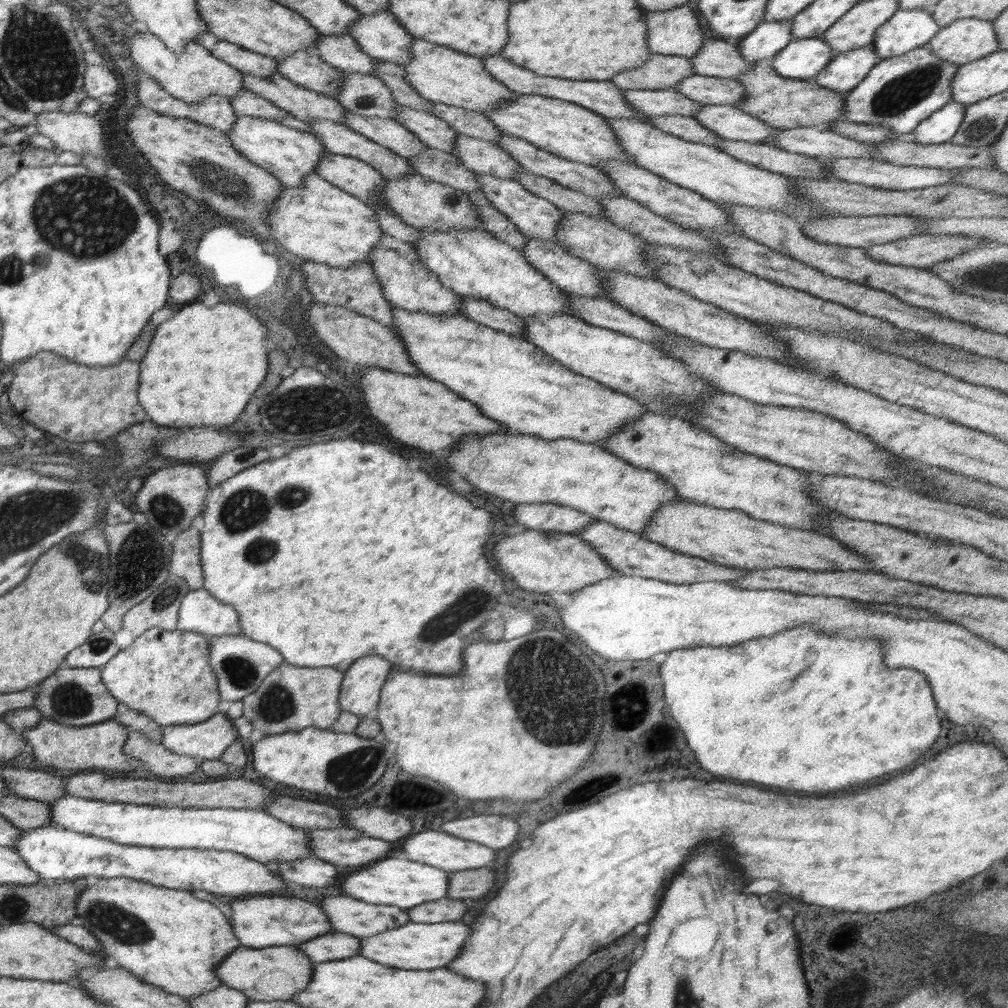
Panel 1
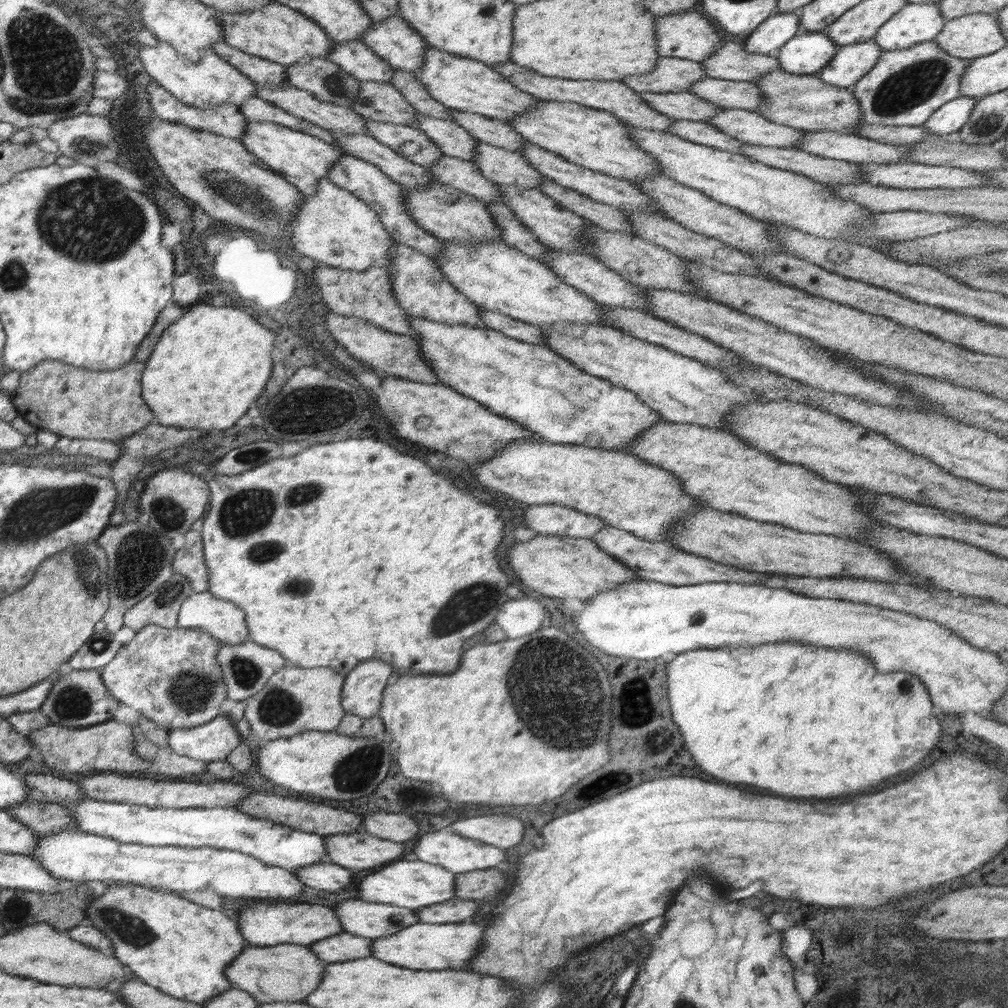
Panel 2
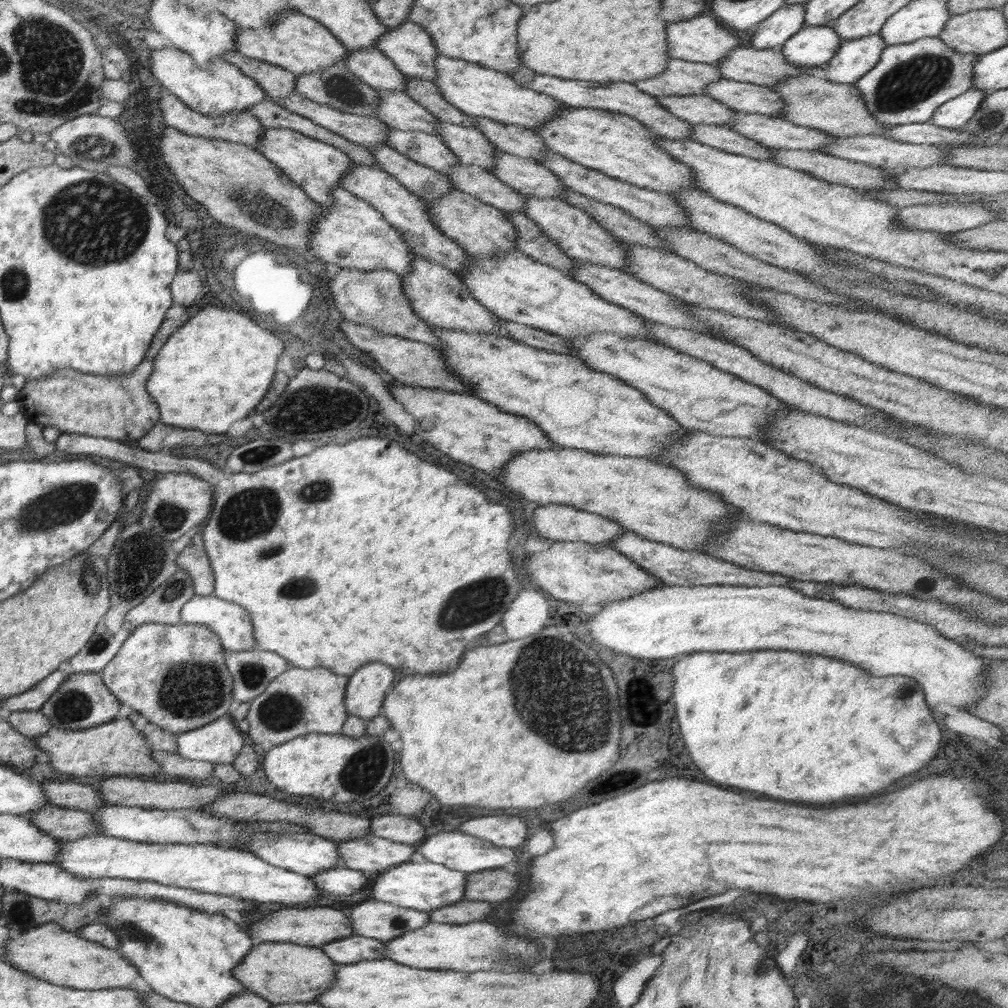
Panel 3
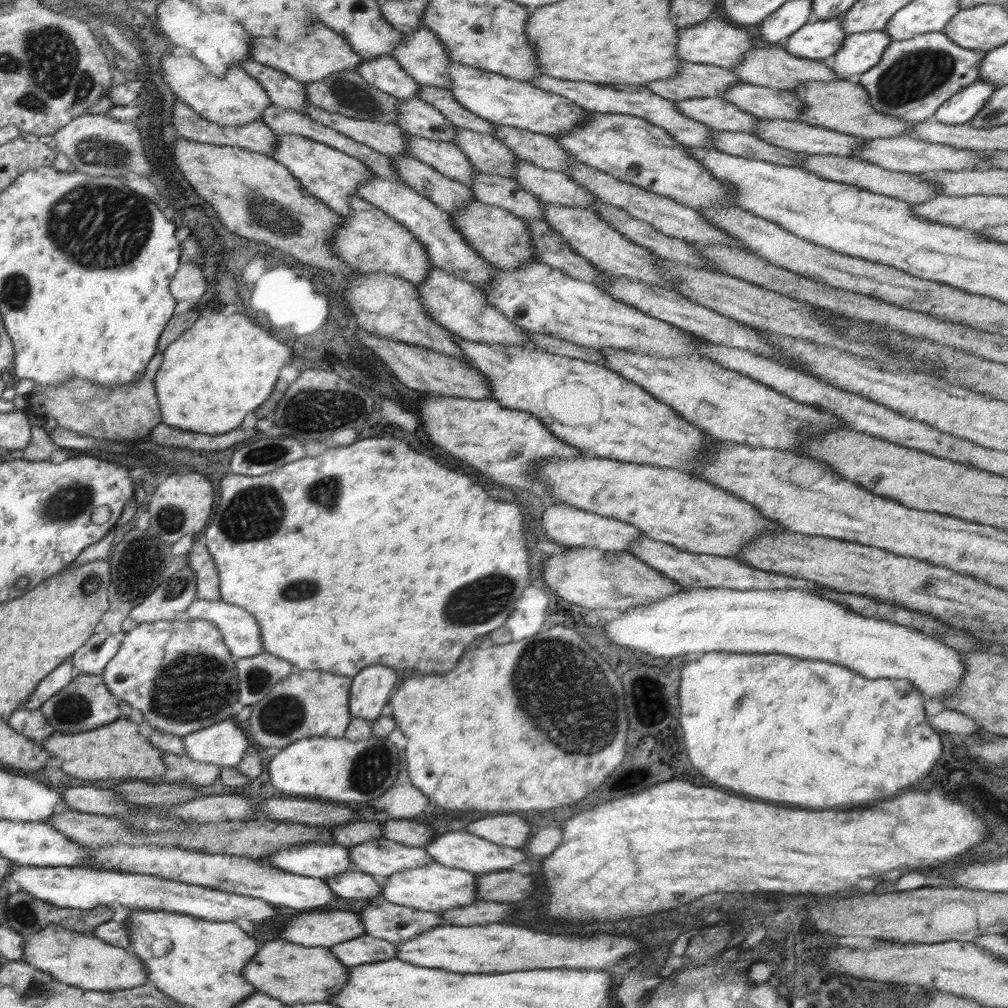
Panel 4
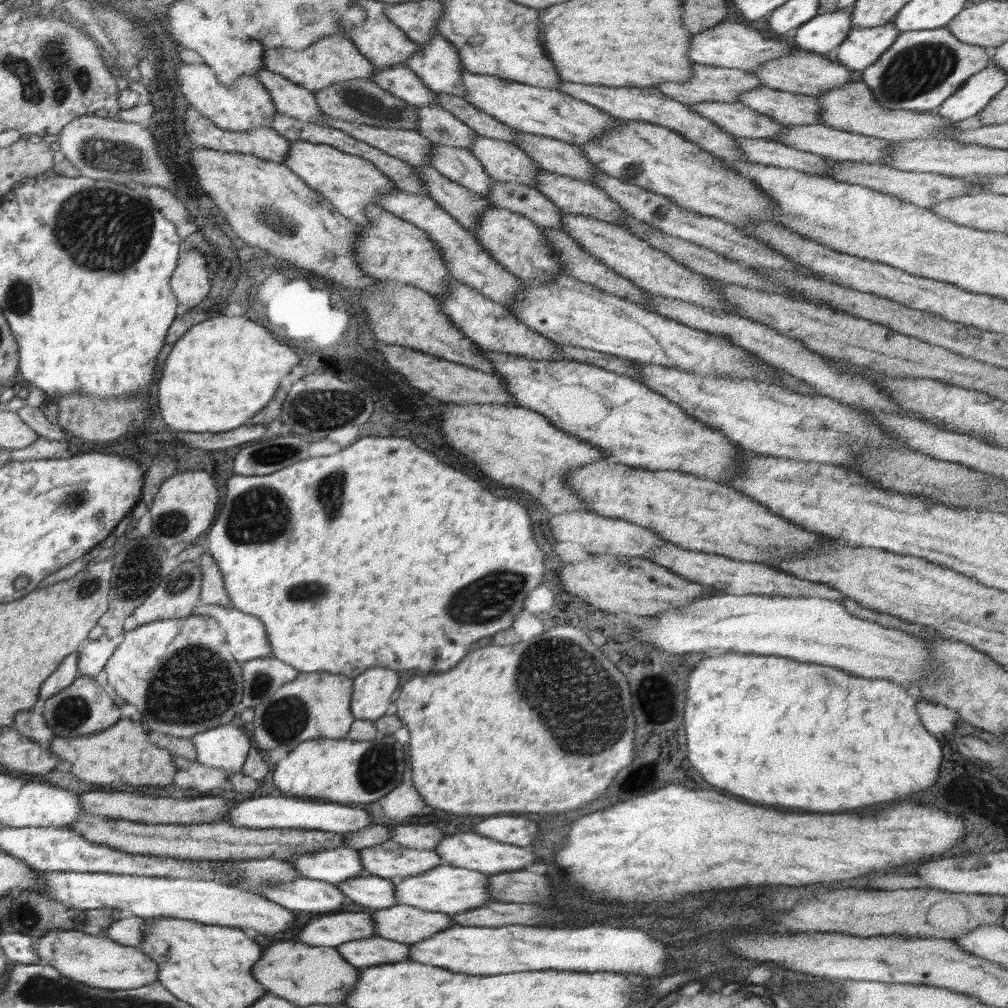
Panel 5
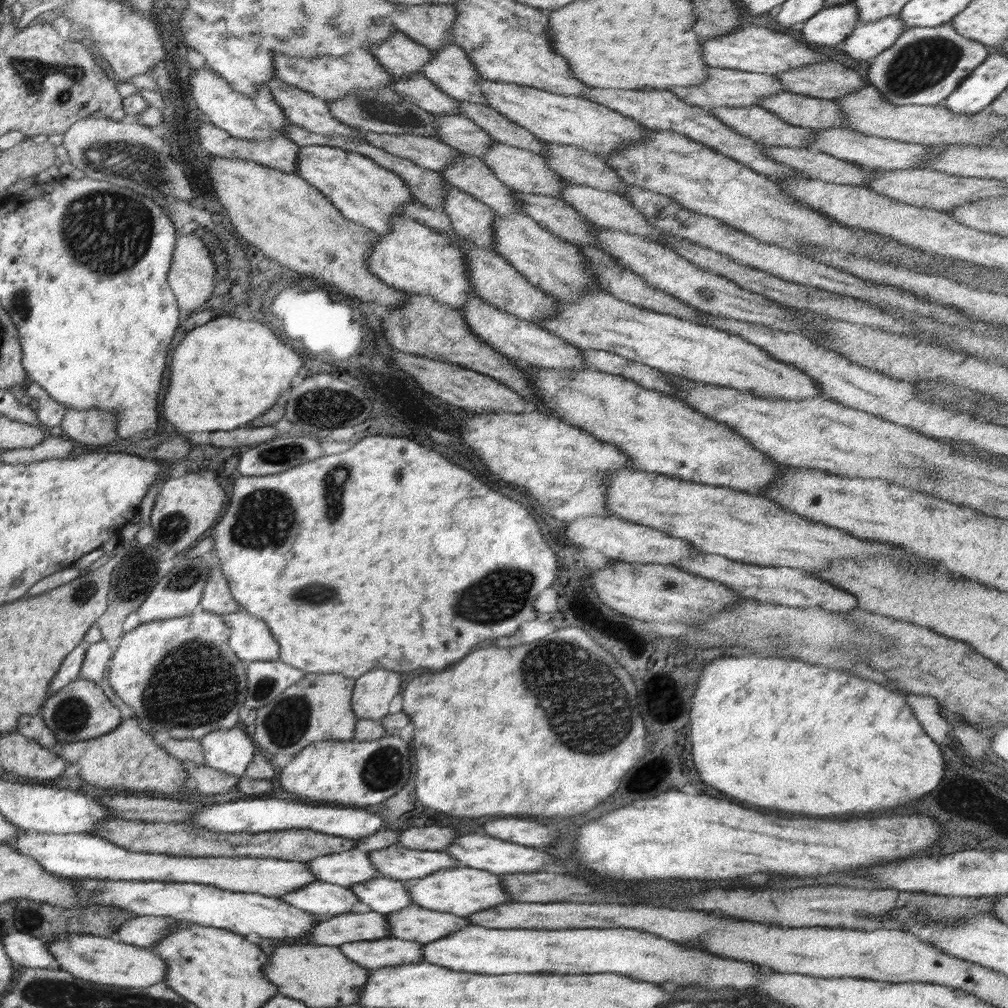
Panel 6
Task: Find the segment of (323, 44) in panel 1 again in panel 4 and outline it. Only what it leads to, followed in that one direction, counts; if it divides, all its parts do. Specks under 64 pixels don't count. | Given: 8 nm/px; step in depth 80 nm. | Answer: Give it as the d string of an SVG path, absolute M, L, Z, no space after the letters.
M391 56L362 58L355 71L373 88L383 90L398 99L417 98L416 82Z

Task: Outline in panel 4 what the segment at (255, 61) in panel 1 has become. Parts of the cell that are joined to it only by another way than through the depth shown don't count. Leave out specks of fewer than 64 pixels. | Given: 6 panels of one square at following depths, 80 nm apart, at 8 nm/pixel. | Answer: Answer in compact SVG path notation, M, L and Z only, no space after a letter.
M252 59L243 60L239 66L266 88L272 105L305 114L305 108L309 103L305 93L305 83Z

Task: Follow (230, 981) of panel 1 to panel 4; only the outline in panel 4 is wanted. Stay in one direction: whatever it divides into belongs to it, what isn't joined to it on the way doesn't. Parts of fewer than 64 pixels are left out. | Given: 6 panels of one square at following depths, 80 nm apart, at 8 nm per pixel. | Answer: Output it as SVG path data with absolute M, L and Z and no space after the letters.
M274 939L265 943L251 958L242 970L242 975L258 992L278 998L288 1005L328 1003L346 984L347 968L331 953L329 947L305 947L287 940Z

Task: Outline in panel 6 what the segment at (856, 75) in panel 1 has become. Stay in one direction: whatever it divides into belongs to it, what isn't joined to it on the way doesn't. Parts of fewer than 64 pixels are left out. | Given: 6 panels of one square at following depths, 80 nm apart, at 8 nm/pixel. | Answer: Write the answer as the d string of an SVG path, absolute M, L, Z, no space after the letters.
M890 15L878 22L859 20L845 39L842 52L852 60L871 62L876 55L894 45L905 30L904 21L899 15Z

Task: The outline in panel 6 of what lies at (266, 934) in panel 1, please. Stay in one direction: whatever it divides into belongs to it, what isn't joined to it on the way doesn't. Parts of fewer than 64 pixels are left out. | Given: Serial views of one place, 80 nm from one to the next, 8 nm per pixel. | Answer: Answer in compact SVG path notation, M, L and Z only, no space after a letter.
M376 911L346 913L320 918L309 934L309 942L318 946L336 946L347 942L360 942L392 937L387 915Z

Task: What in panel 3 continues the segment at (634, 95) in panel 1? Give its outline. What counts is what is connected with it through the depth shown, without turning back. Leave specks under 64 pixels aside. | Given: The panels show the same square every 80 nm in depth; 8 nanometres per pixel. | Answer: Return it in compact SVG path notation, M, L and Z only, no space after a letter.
M704 94L659 96L658 99L660 106L676 115L676 118L682 118L691 124L730 126L737 113L733 108Z

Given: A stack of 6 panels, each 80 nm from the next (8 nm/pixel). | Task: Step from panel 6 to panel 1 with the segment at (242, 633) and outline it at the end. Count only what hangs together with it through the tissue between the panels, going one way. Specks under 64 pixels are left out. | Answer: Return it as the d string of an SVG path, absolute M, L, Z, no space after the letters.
M206 588L190 589L183 598L178 628L212 637L242 635L236 609L220 602Z

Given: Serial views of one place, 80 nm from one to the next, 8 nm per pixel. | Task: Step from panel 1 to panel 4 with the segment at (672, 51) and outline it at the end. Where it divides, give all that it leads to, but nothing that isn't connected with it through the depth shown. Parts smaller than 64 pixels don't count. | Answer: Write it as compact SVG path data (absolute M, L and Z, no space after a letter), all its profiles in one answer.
M708 17L698 24L678 28L678 44L676 44L676 54L682 61L688 61L698 64L709 64L732 68L741 61L745 52L756 48L754 38L748 34L748 31L727 24L726 21Z

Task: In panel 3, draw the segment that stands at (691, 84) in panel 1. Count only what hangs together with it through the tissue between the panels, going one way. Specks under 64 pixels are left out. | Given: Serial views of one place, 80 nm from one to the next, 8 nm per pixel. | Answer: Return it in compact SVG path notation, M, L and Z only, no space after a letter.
M718 79L707 84L703 94L745 113L779 116L785 105L784 99L773 87L751 82Z

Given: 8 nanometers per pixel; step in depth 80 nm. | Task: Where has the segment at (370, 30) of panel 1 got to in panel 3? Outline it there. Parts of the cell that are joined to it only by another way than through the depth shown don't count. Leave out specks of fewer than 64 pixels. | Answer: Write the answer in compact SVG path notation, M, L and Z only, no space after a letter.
M404 21L397 27L389 27L389 31L379 38L375 46L384 56L390 58L394 66L405 75L412 75L413 77L432 82L435 79L436 69L434 59L439 53L436 51L436 46L428 32L420 25L412 21Z

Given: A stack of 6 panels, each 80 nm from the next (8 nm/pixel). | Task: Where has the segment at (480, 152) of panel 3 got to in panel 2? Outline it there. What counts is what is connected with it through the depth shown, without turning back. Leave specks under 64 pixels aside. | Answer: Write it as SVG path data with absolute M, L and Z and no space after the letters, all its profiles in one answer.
M416 115L417 129L421 130L444 155L472 161L475 146L480 142L462 126L452 120L442 120L430 115Z

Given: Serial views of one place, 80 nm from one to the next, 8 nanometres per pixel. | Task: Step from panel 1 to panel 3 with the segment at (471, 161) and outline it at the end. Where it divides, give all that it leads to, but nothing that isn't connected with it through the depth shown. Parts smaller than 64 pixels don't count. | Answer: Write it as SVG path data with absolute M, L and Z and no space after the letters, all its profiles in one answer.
M504 151L495 152L495 165L490 171L498 180L522 195L538 198L558 198L570 191L559 178L540 162Z

